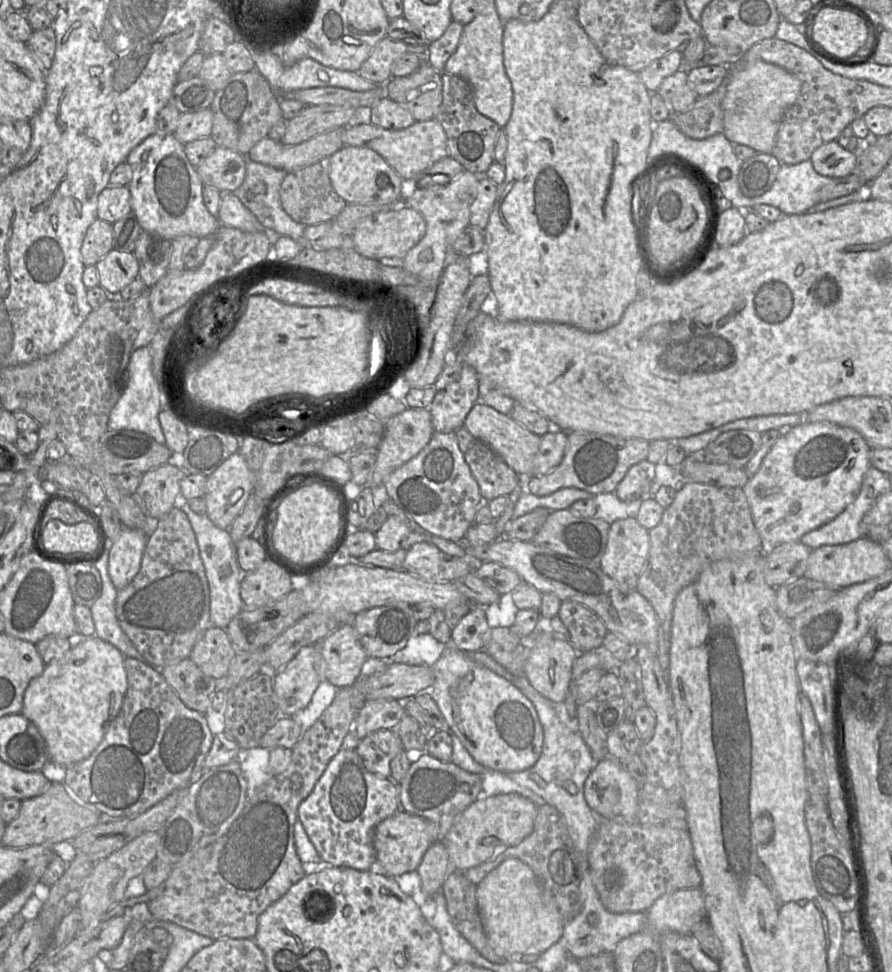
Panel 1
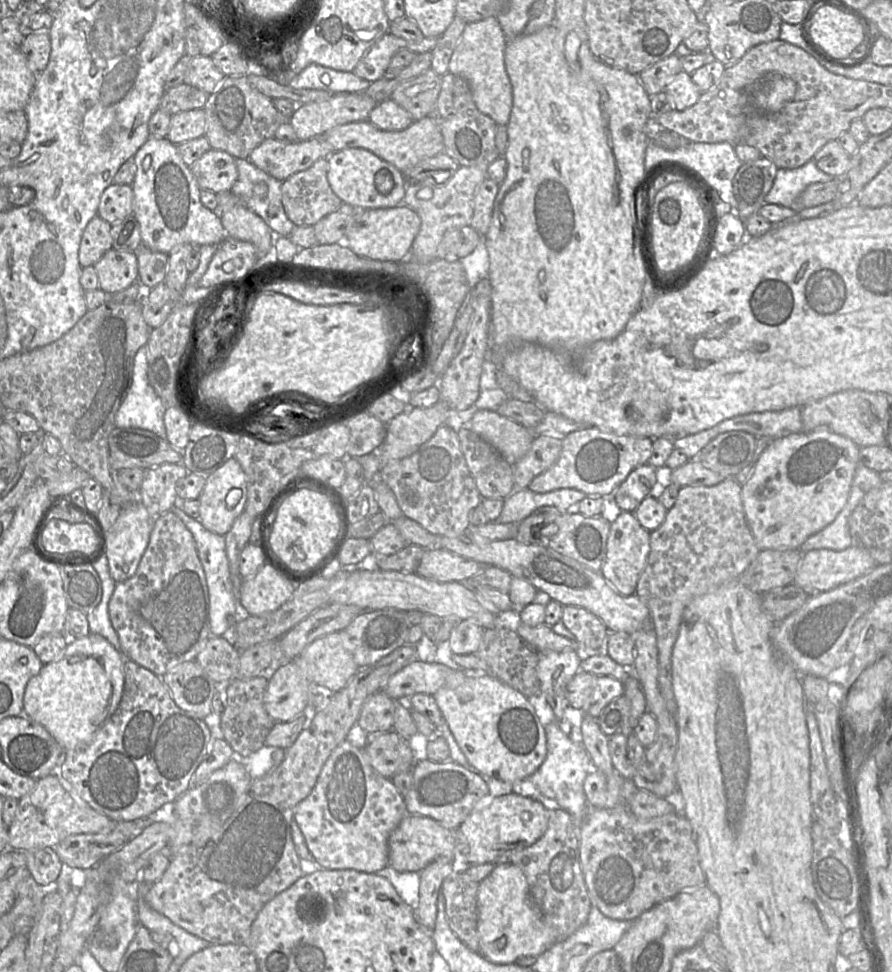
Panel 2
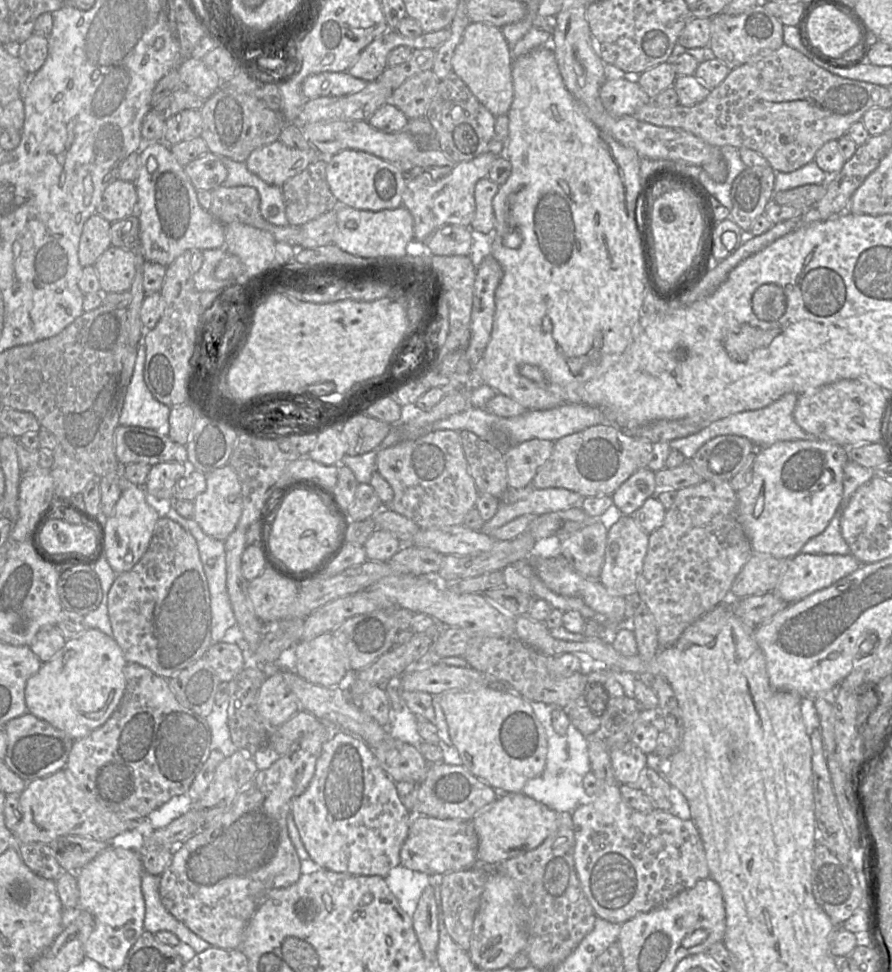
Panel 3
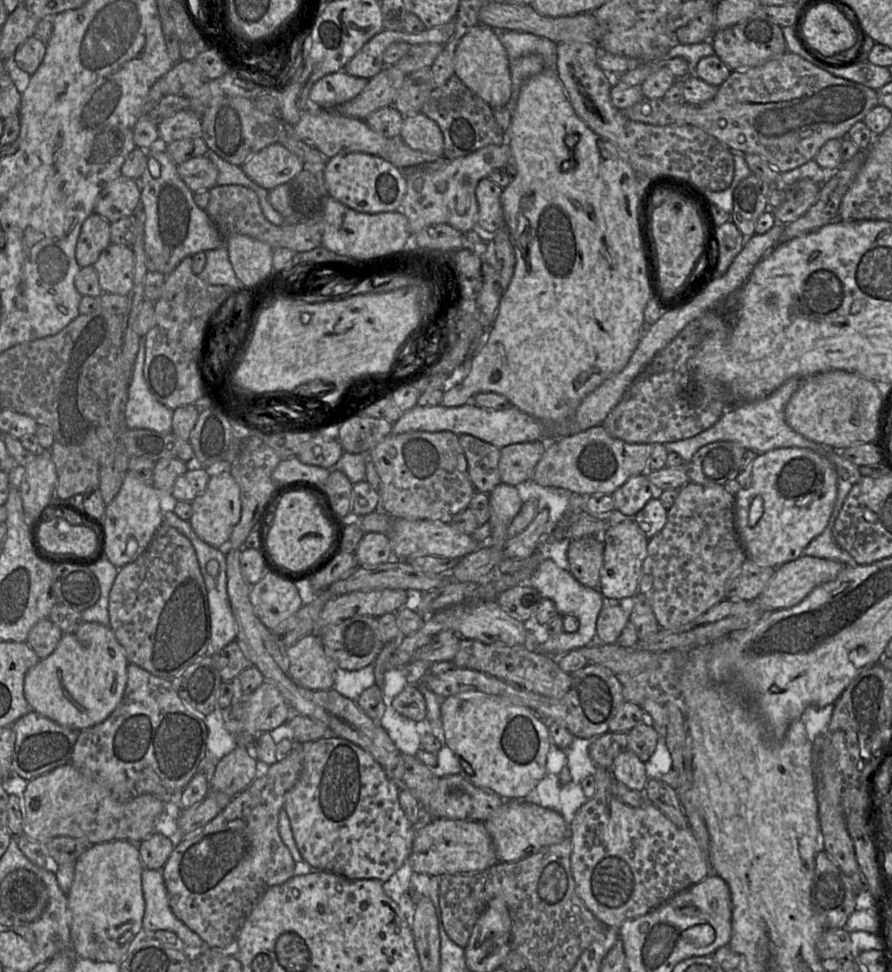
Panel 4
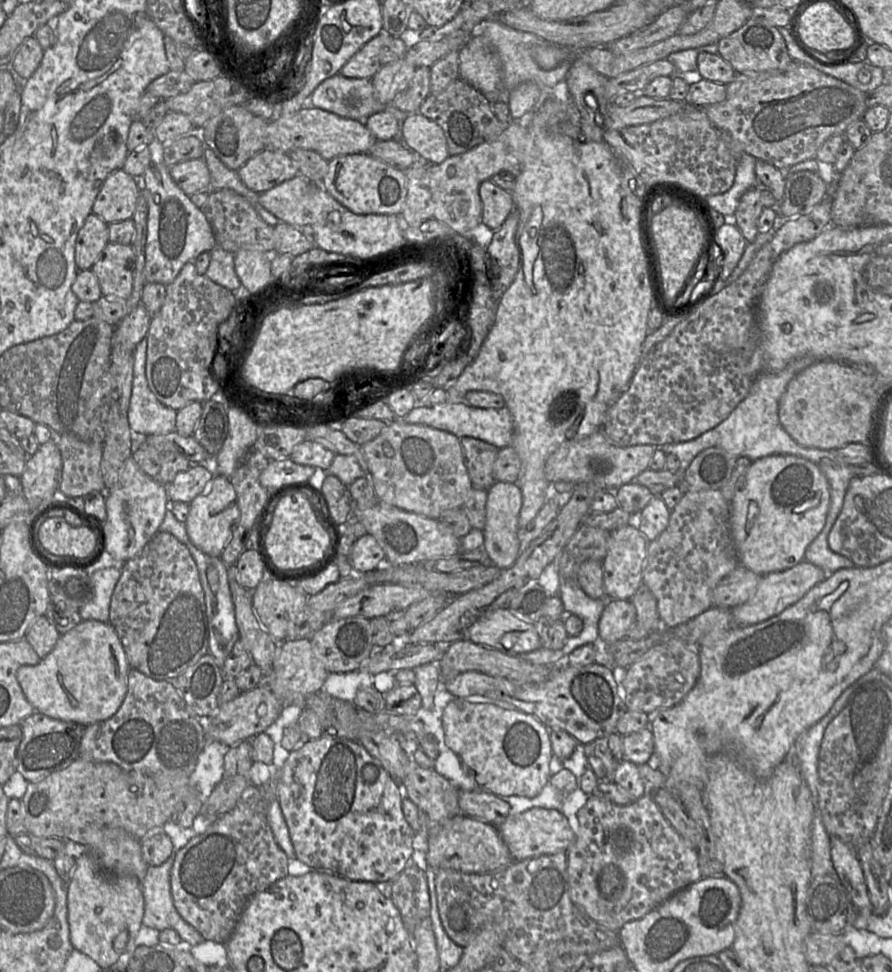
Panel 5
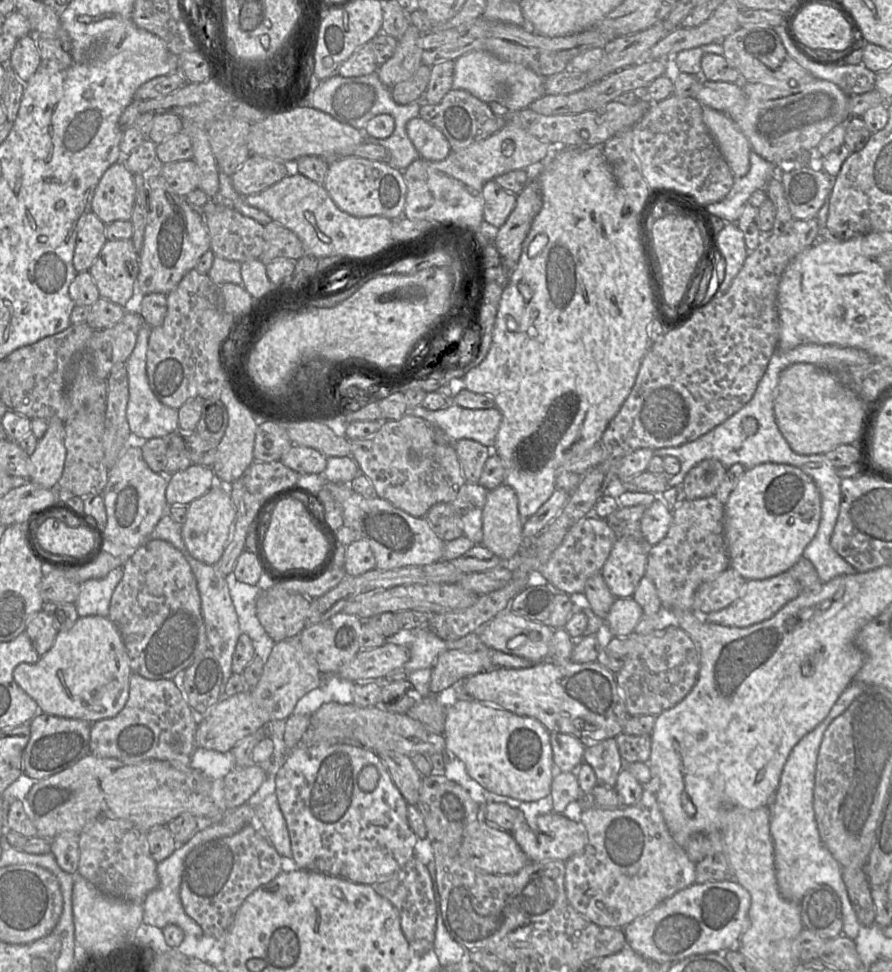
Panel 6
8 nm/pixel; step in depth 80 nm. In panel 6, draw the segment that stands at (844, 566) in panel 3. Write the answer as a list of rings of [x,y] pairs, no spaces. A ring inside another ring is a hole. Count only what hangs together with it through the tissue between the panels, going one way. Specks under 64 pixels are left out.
[[[789,572],[761,579],[747,581],[744,592],[726,608],[703,615],[707,622],[729,627],[748,627],[775,615],[789,601],[797,598],[801,593],[800,587]]]

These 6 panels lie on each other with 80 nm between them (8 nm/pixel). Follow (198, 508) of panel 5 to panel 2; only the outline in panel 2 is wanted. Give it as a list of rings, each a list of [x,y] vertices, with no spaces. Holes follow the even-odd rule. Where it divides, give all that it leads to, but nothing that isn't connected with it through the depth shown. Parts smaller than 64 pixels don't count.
[[[235,457],[206,477],[205,487],[198,498],[200,502],[199,520],[203,526],[216,534],[225,536],[234,521],[245,511],[247,503],[246,475]]]

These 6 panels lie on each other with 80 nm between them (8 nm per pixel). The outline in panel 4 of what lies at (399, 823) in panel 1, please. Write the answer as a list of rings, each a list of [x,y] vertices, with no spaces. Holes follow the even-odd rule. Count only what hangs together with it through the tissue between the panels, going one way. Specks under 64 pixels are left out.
[[[434,818],[420,824],[408,861],[417,873],[441,877],[452,874],[472,874],[496,865],[496,851],[483,822]]]

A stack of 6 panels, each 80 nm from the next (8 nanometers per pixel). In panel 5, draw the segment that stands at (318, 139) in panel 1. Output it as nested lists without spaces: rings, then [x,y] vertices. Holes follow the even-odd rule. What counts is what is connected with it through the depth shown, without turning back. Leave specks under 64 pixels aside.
[[[265,148],[240,167],[237,174],[248,189],[263,193],[294,178],[298,167],[288,153]]]

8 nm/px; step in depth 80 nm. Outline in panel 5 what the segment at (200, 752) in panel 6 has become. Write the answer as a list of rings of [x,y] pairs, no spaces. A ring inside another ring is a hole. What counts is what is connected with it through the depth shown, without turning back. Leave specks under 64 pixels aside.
[[[213,739],[201,751],[196,767],[189,777],[189,784],[203,799],[203,804],[224,778],[224,757],[231,747]]]

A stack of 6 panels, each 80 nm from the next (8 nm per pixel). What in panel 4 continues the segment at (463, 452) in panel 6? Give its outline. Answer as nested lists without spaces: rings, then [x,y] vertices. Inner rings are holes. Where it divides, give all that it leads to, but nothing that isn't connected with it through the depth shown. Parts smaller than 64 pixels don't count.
[[[459,435],[468,473],[476,491],[489,493],[501,483],[499,472],[500,449],[472,435]]]

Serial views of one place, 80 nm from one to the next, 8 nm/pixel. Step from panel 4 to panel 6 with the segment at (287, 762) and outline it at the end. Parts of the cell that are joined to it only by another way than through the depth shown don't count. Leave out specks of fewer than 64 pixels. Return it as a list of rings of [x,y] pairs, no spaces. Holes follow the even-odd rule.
[[[252,825],[234,835],[195,847],[186,857],[180,898],[183,908],[205,935],[222,940],[244,900],[282,872],[282,856]]]

